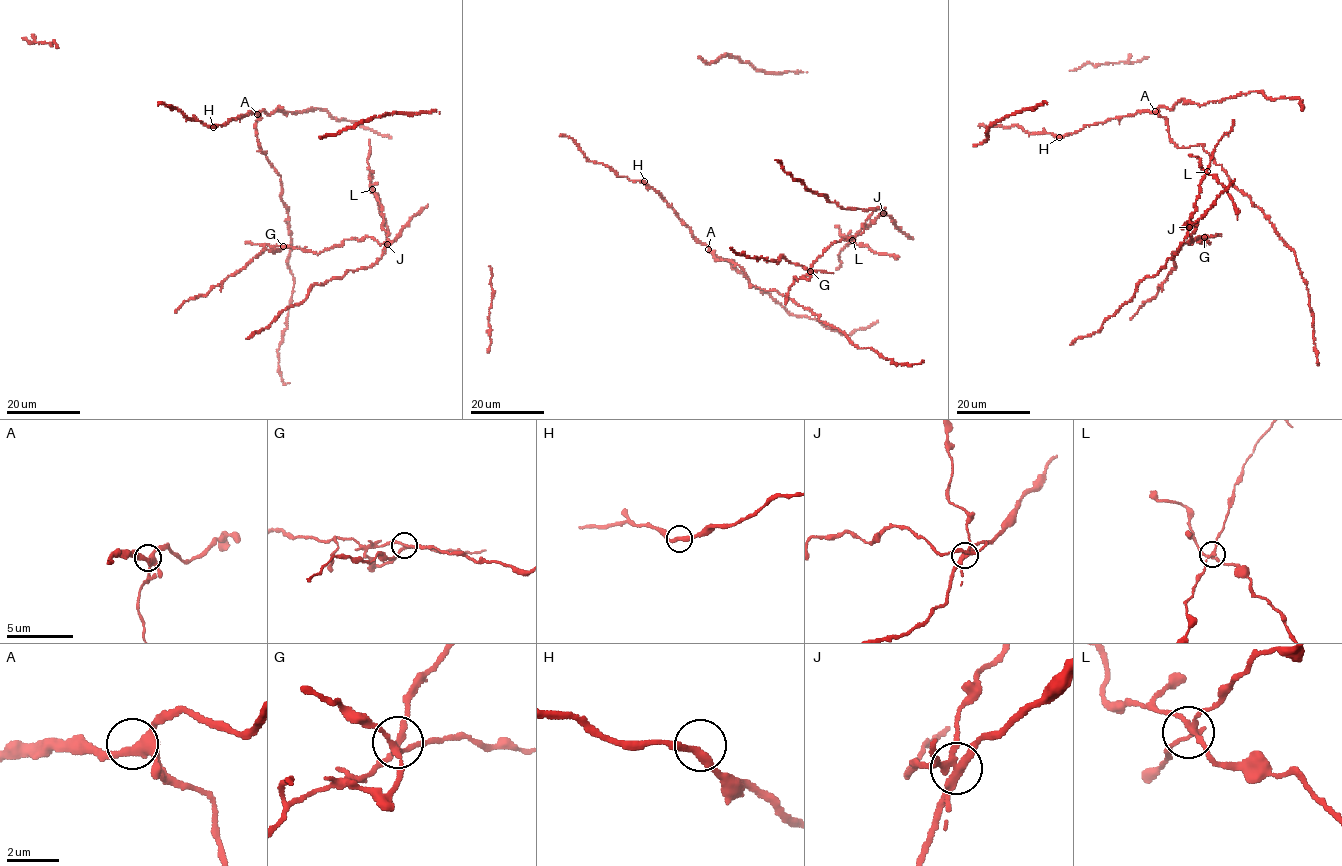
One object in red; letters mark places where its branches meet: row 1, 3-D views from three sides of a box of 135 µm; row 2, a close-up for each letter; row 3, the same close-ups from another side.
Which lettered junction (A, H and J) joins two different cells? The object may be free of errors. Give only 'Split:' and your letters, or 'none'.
Split: J

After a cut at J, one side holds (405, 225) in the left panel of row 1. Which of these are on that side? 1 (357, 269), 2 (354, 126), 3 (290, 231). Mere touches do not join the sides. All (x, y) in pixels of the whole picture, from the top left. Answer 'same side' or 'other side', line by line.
1: same side
2: same side
3: same side

